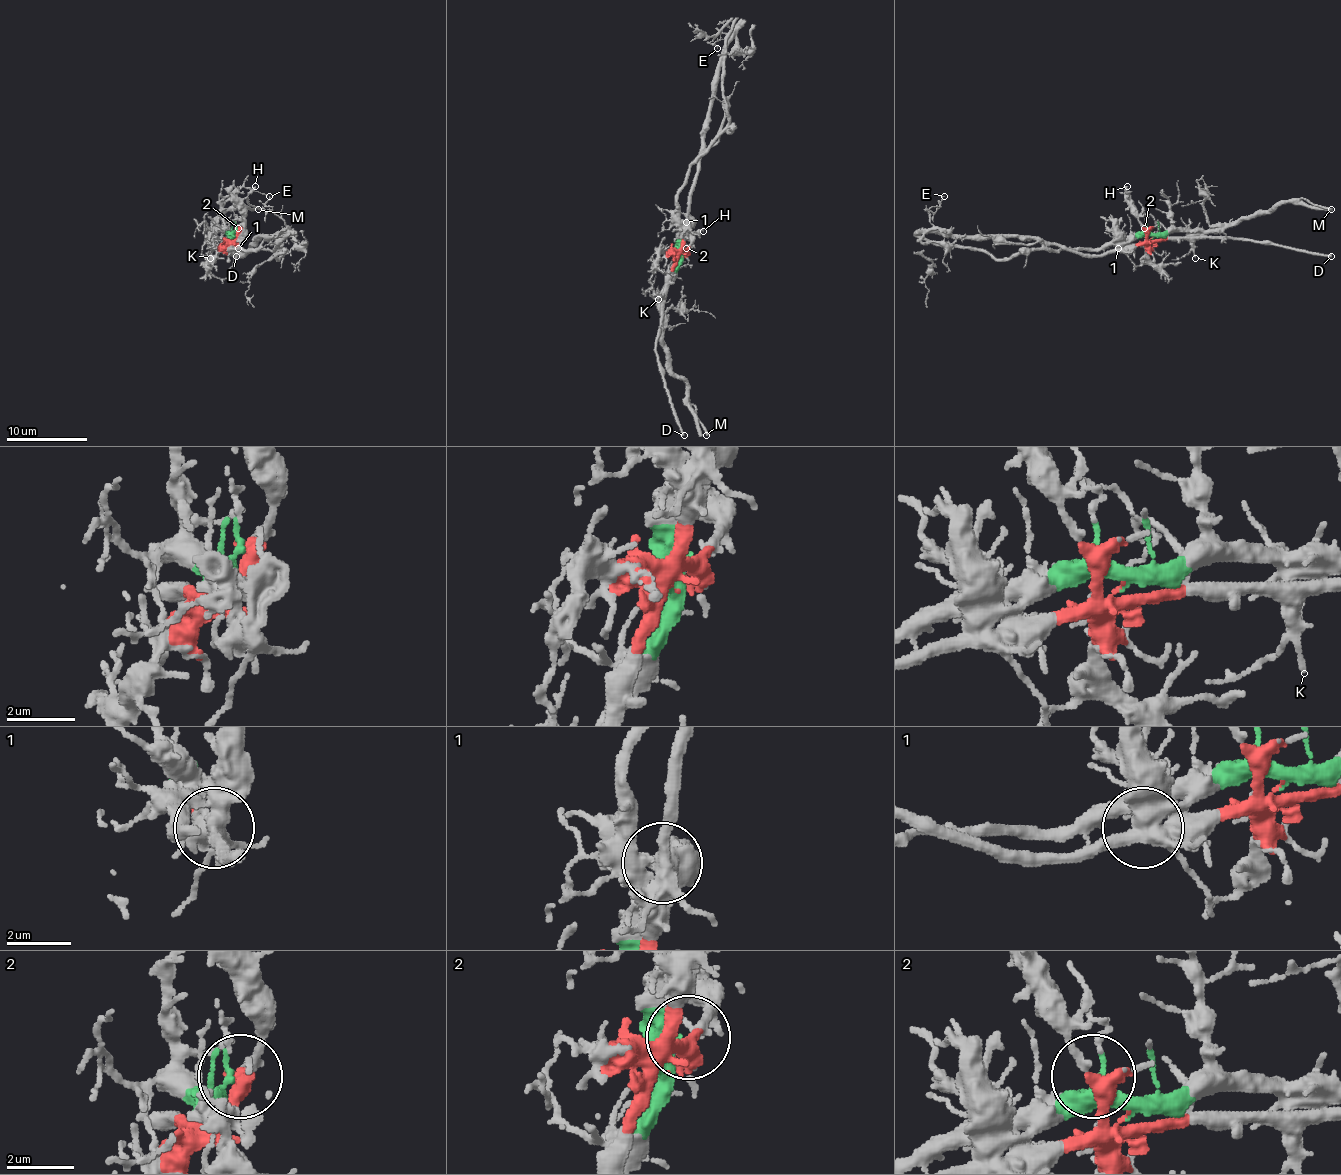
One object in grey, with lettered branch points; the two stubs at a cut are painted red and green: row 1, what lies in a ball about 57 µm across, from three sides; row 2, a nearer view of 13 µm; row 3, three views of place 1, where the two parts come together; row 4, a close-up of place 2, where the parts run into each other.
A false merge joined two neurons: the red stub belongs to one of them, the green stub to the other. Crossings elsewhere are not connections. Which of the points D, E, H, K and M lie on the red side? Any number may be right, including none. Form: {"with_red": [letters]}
{"with_red": ["D", "E", "H", "K"]}

